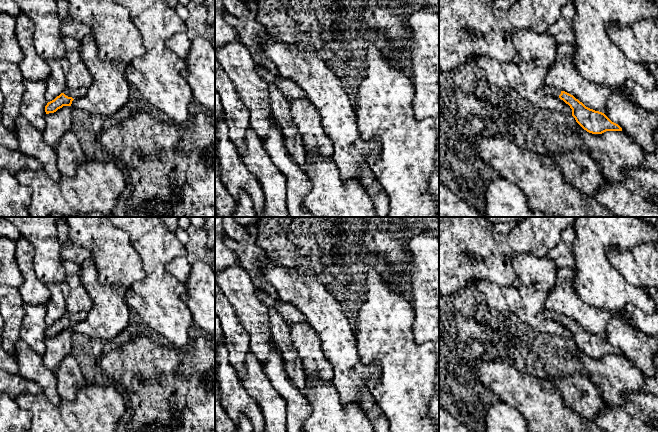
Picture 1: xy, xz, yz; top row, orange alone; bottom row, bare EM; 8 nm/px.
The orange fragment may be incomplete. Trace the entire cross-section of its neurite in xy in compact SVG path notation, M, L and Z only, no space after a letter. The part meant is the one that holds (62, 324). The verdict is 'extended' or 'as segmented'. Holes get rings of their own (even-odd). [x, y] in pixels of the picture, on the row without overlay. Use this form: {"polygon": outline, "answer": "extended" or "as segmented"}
{"polygon": "M66 312L63 317L45 330L46 338L54 337L63 330L71 330L74 323L83 321L87 317L87 312L70 313Z", "answer": "extended"}

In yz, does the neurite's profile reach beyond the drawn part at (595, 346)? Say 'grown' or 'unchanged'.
grown

